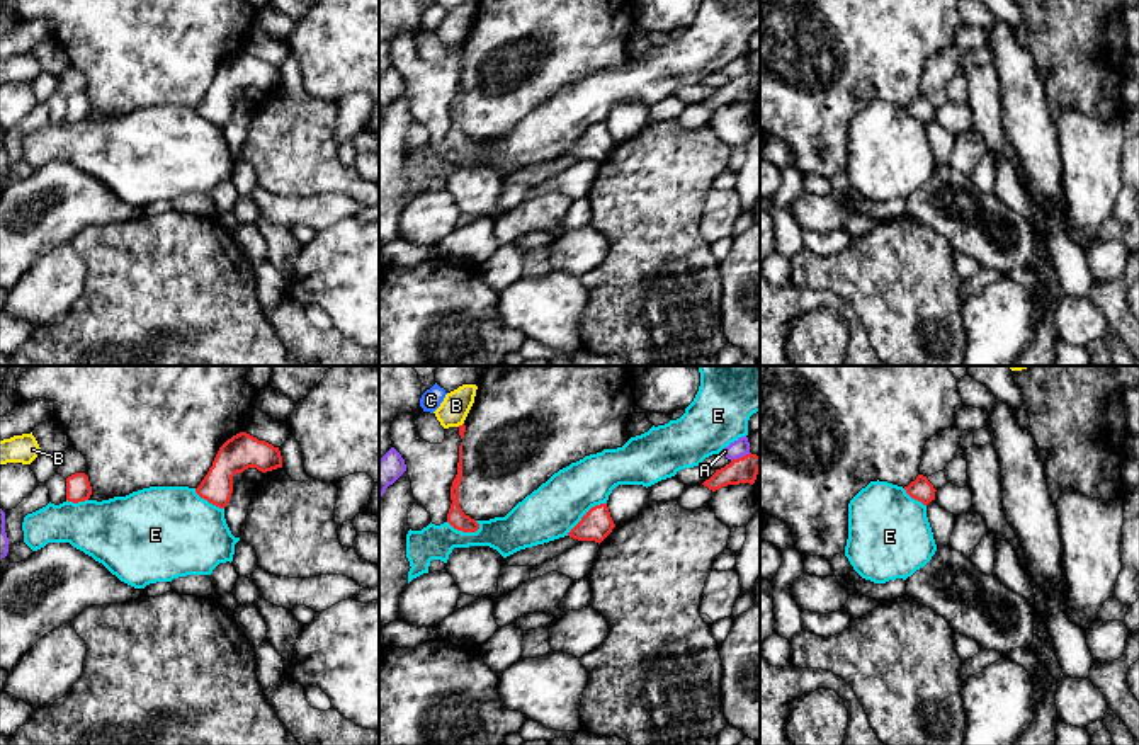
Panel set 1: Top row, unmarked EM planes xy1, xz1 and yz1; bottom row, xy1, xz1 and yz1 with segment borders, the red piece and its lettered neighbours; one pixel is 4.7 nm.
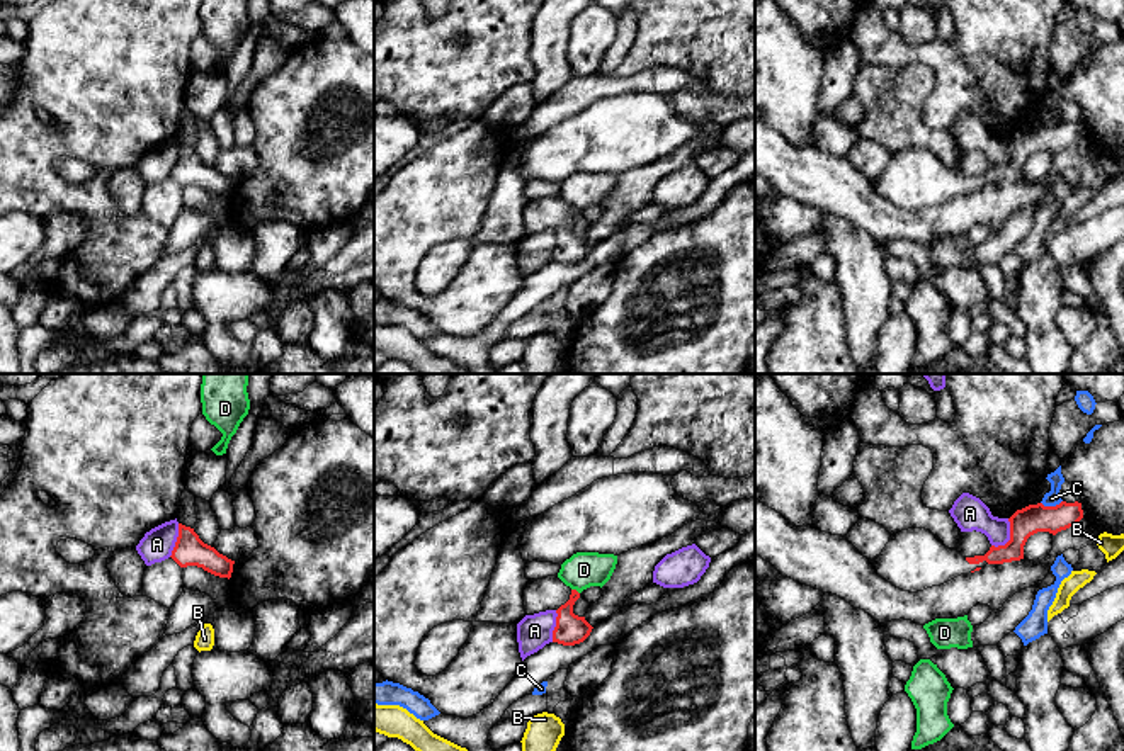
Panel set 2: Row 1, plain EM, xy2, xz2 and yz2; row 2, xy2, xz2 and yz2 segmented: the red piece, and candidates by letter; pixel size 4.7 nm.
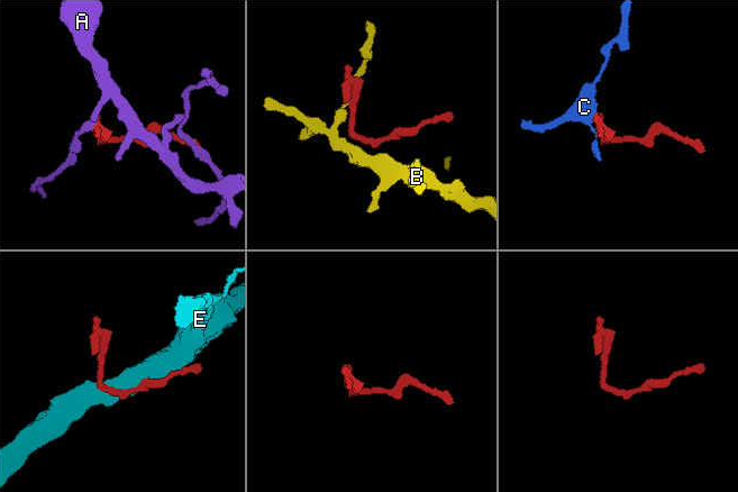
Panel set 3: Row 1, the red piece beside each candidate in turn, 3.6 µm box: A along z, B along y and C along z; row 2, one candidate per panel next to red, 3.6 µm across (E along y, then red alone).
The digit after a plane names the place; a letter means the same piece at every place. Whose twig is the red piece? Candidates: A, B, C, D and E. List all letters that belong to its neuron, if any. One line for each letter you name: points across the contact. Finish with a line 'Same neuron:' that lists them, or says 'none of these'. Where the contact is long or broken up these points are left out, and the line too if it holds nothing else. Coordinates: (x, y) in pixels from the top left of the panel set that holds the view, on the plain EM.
Same neuron: none of these

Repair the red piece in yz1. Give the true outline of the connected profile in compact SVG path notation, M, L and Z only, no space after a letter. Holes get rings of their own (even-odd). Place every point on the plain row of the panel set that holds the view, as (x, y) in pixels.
M918 94L915 100L904 105L904 109L911 117L921 121L923 124L928 124L932 119L935 119L937 111L923 94Z

